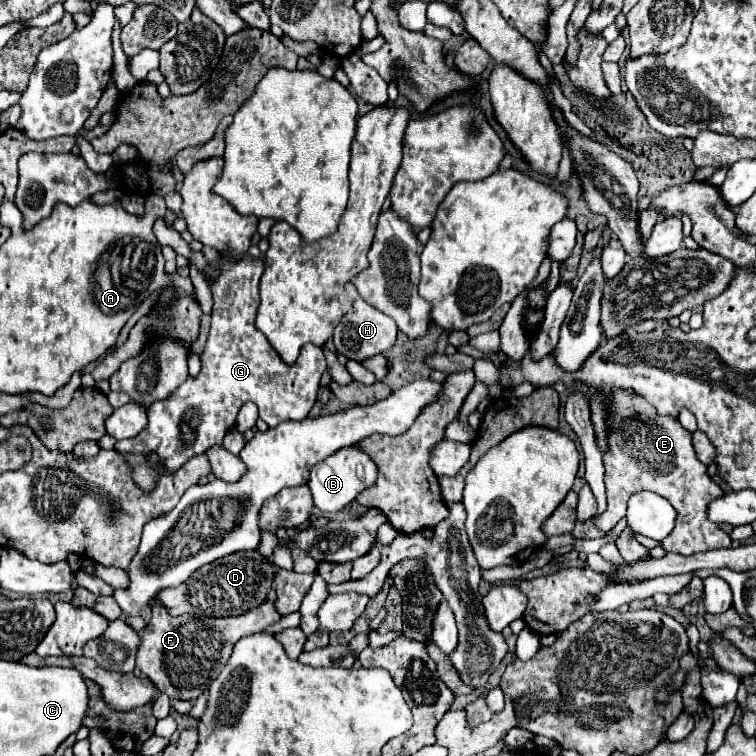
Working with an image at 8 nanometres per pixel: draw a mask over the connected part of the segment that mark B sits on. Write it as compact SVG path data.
M350 445L350 447L338 449L334 455L314 465L308 487L312 491L314 505L322 513L336 513L344 509L348 503L352 503L358 497L358 493L362 493L366 487L372 487L376 483L376 477L378 477L378 467L370 459L370 455L366 455L358 445Z

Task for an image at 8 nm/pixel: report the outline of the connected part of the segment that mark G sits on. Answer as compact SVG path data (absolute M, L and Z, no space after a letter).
M156 219L154 235L162 245L170 245L178 255L188 257L200 269L212 291L214 307L210 335L202 351L200 375L188 377L170 397L152 403L148 407L148 425L142 435L118 441L114 447L130 461L130 465L134 465L134 481L144 491L154 489L158 475L156 469L146 463L146 457L152 451L160 455L160 461L170 471L176 471L190 457L204 453L212 445L220 445L226 431L234 427L236 413L246 401L258 405L260 419L264 419L270 427L276 427L286 419L306 419L316 401L316 389L326 369L326 357L320 347L306 343L296 363L288 365L280 359L268 339L256 329L256 301L260 301L258 281L264 271L262 257L254 259L246 253L242 259L238 259L238 263L226 263L226 259L220 259L218 273L214 279L210 279L206 275L210 261L204 257L204 253L192 251L178 231L166 227L164 219Z

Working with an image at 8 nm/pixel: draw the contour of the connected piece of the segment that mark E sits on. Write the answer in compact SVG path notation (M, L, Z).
M610 389L610 415L608 415L608 451L604 453L604 483L608 507L602 515L594 515L594 525L608 533L624 515L628 499L638 491L654 491L670 501L676 509L676 527L660 543L664 551L674 551L680 555L692 555L698 551L730 547L732 539L718 523L706 519L706 507L712 499L720 499L724 489L712 481L708 475L708 465L704 465L692 447L692 435L672 417L656 415L656 409L646 403L640 395L628 395L622 389Z

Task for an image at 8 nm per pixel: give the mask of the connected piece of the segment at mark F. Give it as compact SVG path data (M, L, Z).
M266 601L262 607L248 611L238 617L222 617L222 619L198 619L196 615L170 615L162 603L152 603L152 617L148 625L140 631L140 647L136 651L136 667L168 697L194 701L204 691L208 691L210 683L220 675L222 667L230 659L230 651L238 643L240 637L264 631L266 627L278 623L282 615L278 615L274 603Z

